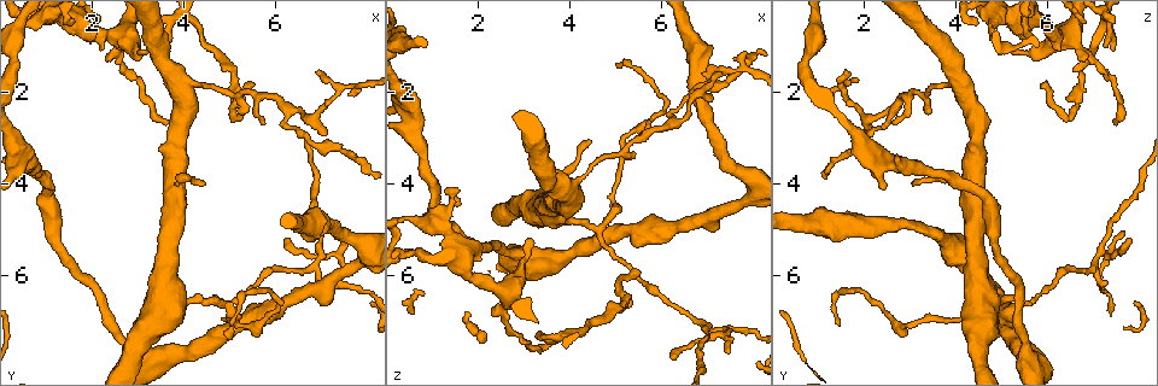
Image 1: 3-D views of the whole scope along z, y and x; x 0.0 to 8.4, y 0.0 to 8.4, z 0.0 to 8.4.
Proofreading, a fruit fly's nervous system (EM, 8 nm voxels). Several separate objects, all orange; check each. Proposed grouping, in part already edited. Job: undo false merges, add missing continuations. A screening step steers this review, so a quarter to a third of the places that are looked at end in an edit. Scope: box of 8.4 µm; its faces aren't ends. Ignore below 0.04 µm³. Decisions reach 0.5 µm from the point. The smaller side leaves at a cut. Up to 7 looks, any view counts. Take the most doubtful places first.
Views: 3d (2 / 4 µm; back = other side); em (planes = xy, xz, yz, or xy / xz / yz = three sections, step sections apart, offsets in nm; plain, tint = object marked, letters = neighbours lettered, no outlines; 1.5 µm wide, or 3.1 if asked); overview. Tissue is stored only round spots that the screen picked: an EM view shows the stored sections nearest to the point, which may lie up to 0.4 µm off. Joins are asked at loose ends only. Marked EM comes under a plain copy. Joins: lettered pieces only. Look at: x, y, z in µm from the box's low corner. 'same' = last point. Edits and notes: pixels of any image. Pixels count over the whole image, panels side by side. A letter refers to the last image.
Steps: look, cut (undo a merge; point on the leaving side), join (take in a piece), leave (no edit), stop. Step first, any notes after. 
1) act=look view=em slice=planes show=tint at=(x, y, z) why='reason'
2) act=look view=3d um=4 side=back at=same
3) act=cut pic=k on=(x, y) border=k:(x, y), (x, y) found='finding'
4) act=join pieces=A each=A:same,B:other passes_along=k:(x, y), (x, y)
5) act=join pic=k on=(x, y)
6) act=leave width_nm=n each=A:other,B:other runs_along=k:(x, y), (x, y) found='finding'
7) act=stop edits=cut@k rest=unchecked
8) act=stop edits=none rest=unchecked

act=look view=3d um=4 at=(5.45, 1.80, 5.90) why='tapers out'

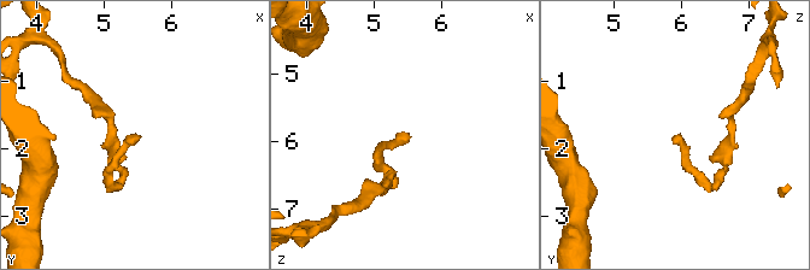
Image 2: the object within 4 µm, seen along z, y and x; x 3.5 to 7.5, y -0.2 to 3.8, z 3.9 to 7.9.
act=look view=em slice=planes show=tint at=(5.55, 1.80, 5.95) why='need the tissue'

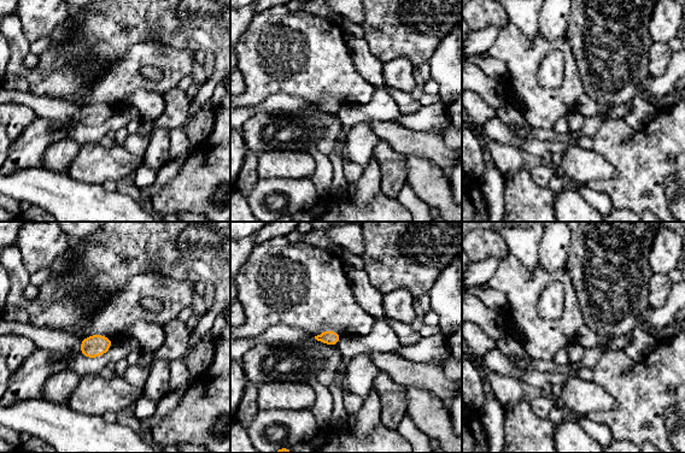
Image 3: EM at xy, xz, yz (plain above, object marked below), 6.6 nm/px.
act=look view=em slice=planes show=letters at=same

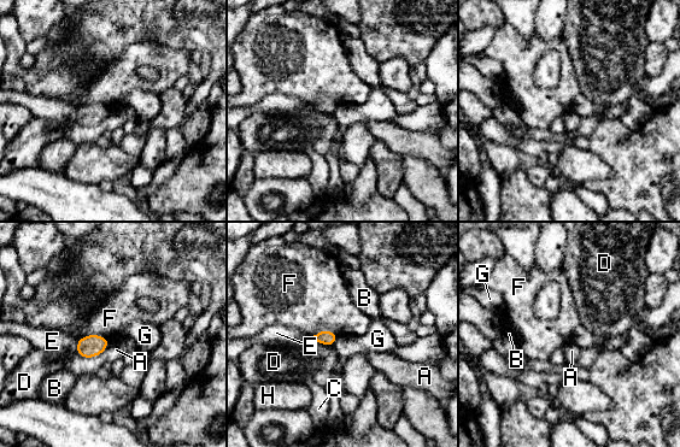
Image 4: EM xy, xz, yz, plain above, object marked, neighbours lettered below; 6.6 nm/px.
act=leave each=A:other,B:other,C:other,D:other,E:other,F:other,G:other,H:other border=4:(338, 337), (333, 345) found='none of them fits'

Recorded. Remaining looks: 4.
act=look view=em slice=planes show=letters at=(3.25, 1.20, 5.25) why='free end'

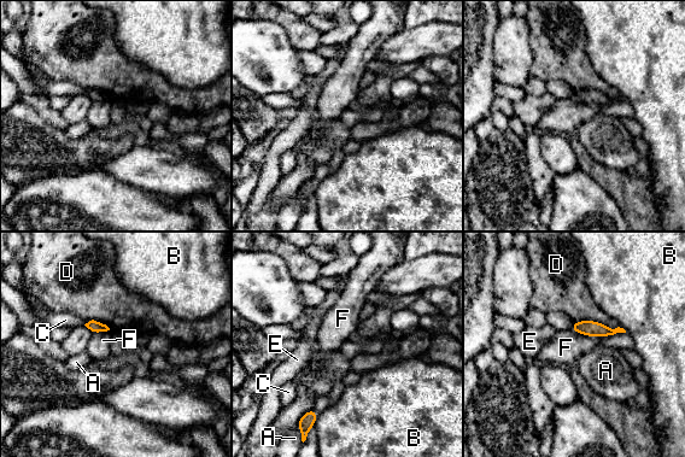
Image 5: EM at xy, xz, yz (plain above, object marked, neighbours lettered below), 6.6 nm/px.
act=leave each=A:other,B:other,C:other,D:other,E:other,F:other border=5:(571, 328), (599, 338) found='no lettered piece goes on from it'

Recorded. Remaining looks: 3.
act=look view=3d um=2 at=(7.45, 5.10, 7.65) why='free end'

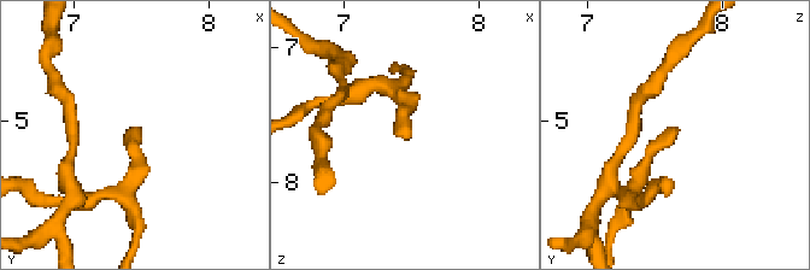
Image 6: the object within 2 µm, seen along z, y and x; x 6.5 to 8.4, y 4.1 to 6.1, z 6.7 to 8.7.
act=look view=em slice=planes show=letters at=(7.46, 5.06, 7.66)

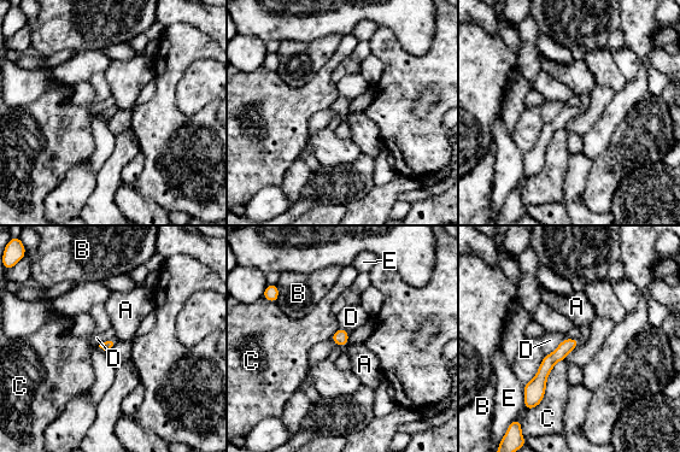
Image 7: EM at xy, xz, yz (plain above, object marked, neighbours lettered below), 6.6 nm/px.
act=leave width_nm=70 longest_contact=C:300nm each=A:other,B:other,C:other,D:other,E:other found='no lettered piece goes on from it'

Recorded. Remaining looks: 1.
act=stop edits=none rest=unchecked

